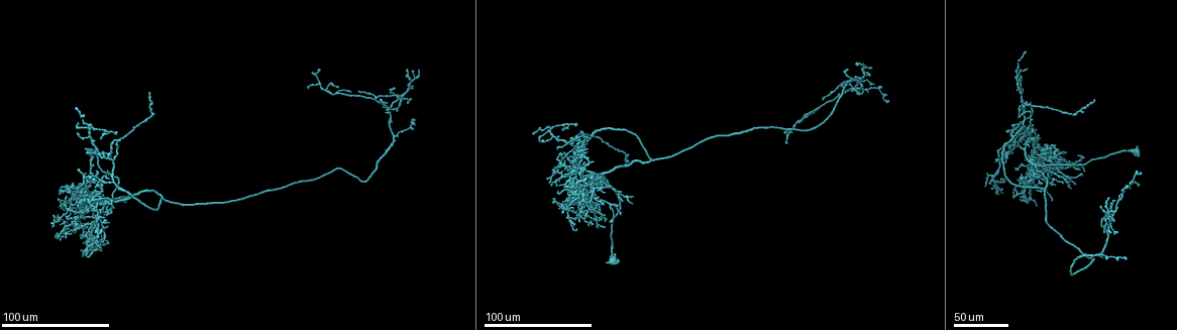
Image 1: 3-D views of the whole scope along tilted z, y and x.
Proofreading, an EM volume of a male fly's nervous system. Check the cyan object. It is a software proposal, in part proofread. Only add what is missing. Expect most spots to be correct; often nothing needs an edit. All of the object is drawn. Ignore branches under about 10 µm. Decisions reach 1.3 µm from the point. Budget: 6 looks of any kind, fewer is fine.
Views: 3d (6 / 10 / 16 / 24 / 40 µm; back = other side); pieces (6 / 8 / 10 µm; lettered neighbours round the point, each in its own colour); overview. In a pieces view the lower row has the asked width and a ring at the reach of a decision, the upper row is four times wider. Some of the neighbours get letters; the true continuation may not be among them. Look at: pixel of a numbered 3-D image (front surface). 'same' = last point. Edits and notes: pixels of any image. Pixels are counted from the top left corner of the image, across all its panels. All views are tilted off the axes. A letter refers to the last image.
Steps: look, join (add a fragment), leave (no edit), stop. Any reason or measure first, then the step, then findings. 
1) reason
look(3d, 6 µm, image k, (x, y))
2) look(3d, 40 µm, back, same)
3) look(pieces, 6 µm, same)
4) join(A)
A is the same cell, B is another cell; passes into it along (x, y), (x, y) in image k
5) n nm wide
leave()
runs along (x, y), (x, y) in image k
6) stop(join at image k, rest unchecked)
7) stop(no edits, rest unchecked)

look(3d, 40 µm, image 1, (1026, 179))

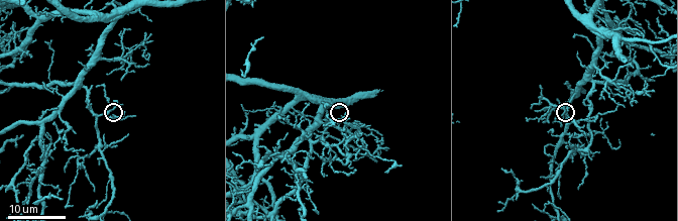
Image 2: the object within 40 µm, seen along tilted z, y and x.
look(pieces, 10 µm, image 2, (566, 121))

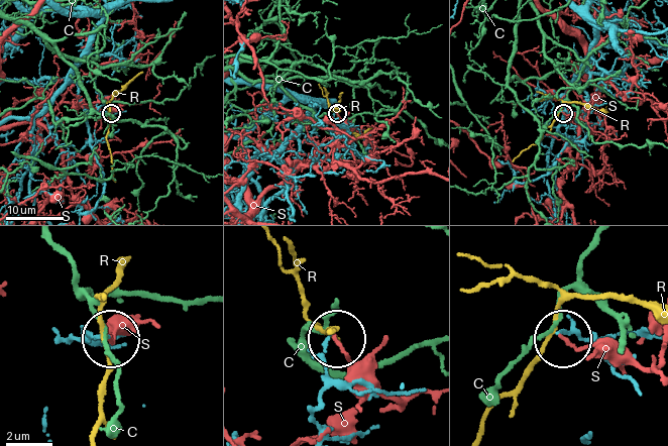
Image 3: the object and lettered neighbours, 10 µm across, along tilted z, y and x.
leave()
C, R and S are other cells; no lettered fragment goes on from it

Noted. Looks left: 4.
branch stops here
look(3d, 24 µm, image 1, (614, 252))

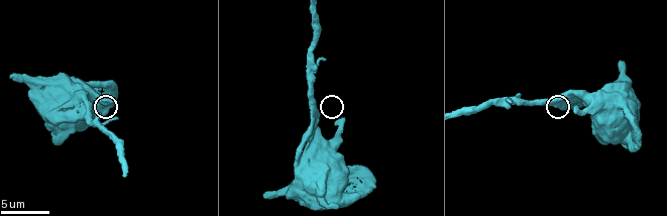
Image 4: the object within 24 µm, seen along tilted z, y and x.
look(pieces, 10 µm, image 4, (574, 112))

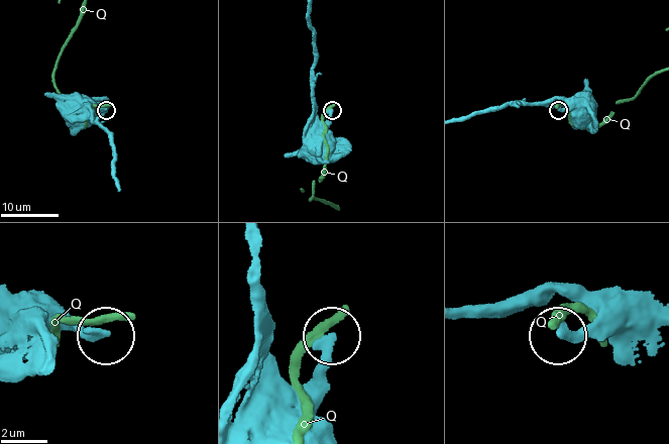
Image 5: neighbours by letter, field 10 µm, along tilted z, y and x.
leave()
Q is another cell; no lettered fragment goes on from it

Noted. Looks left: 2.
an open end
look(3d, 40 µm, image 1, (580, 130))

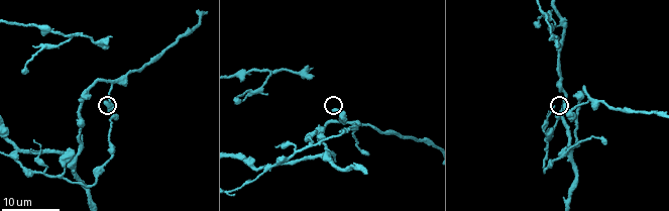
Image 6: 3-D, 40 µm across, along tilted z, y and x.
look(pieces, 8 µm, image 6, (104, 101))

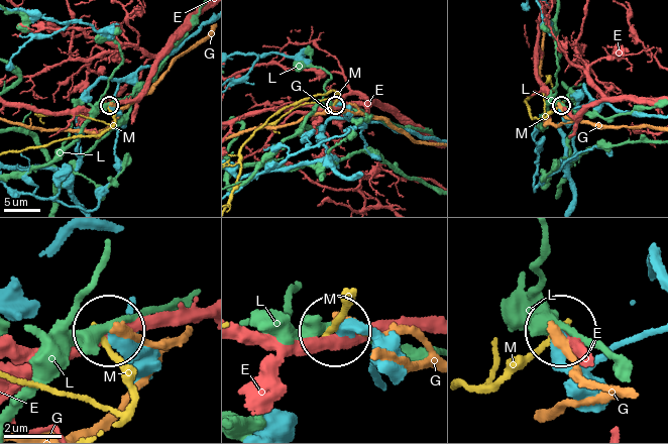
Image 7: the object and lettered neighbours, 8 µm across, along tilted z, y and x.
leave()
E, G, L and M are other cells; none of them fits

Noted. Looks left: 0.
stop(no edits, rest unchecked)

